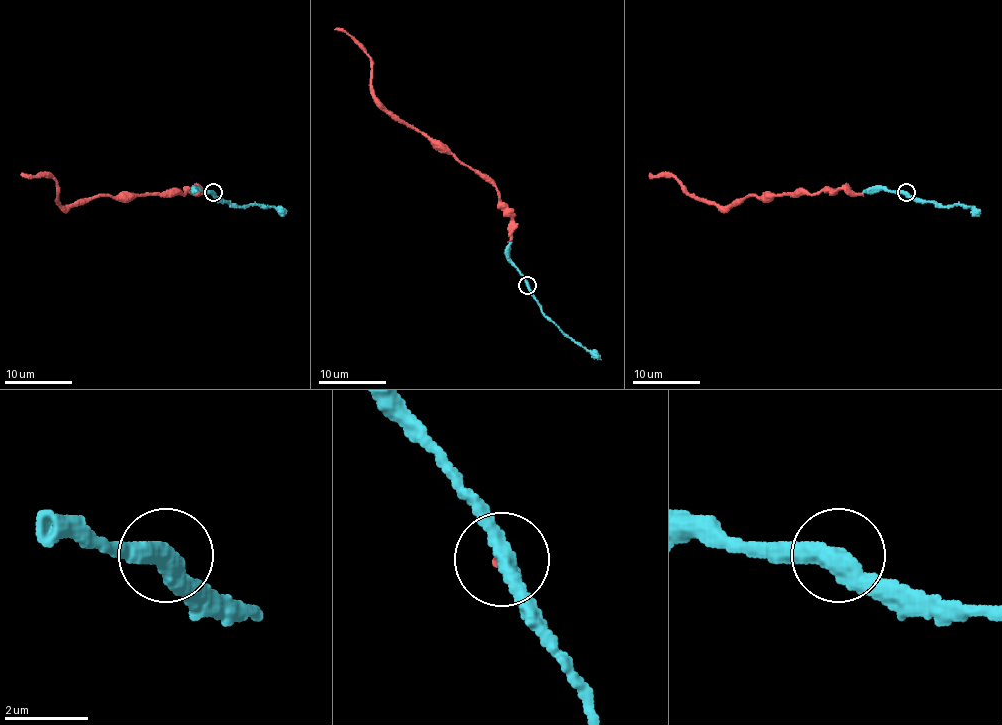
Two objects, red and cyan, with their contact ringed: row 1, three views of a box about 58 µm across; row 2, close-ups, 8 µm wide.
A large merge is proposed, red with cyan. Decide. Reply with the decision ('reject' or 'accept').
accept

